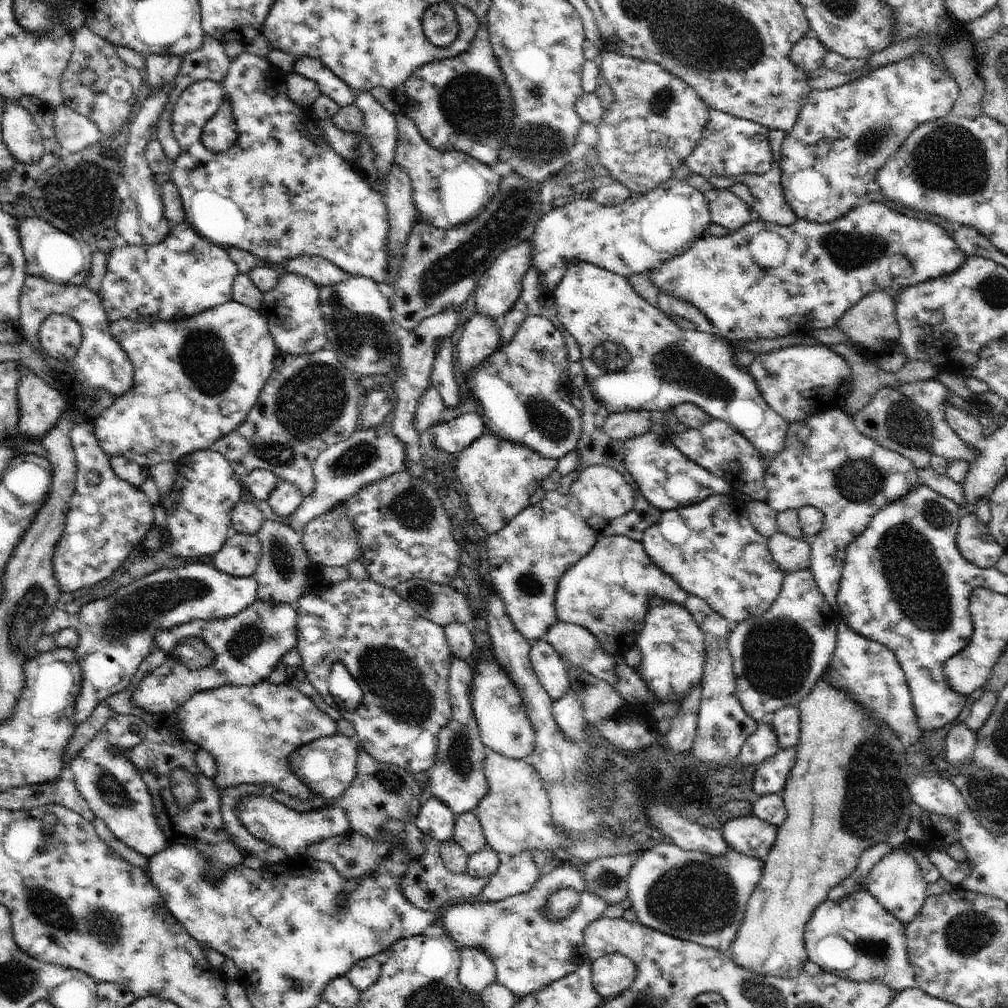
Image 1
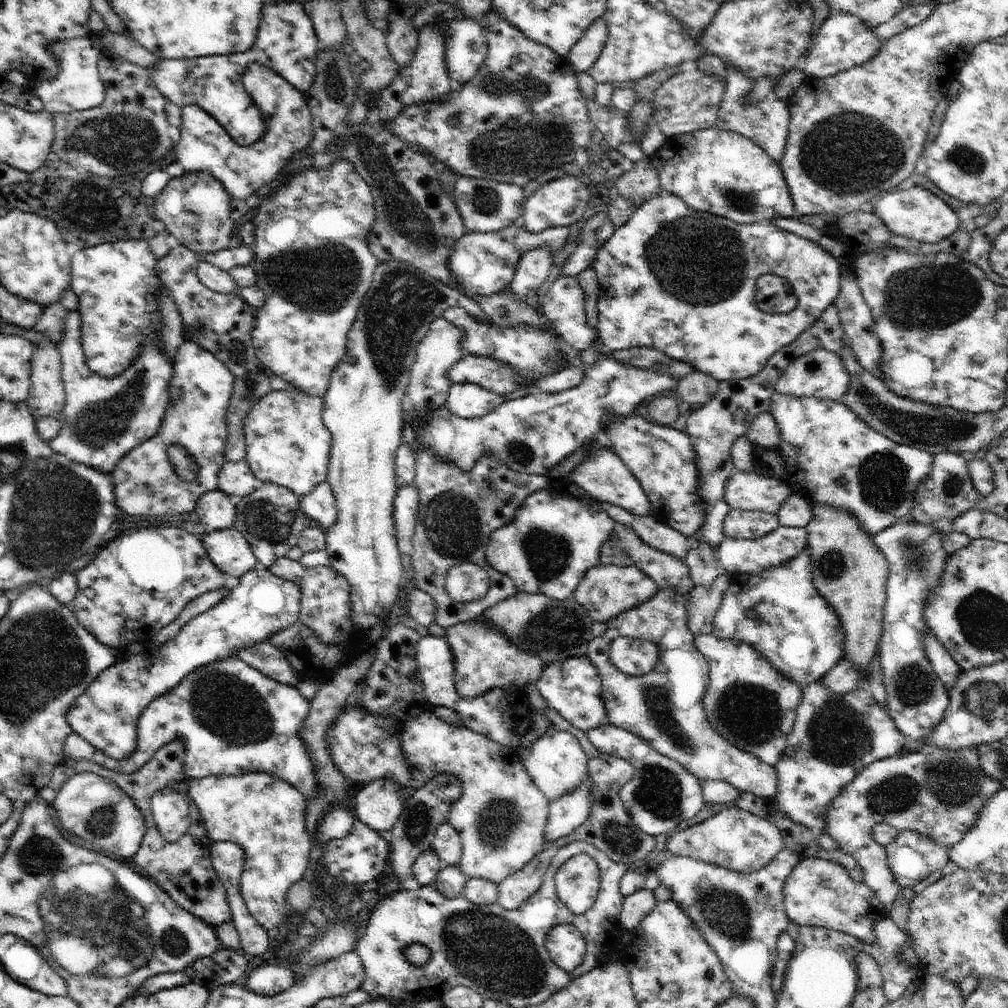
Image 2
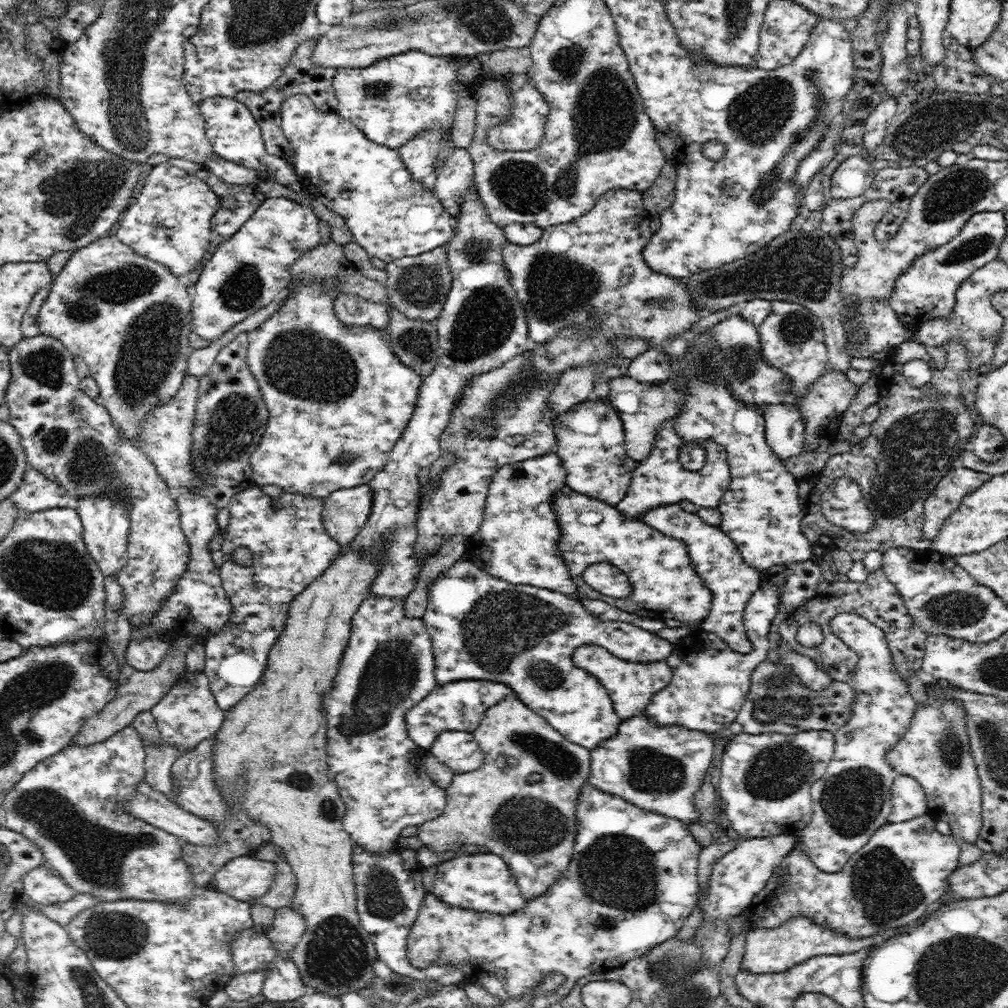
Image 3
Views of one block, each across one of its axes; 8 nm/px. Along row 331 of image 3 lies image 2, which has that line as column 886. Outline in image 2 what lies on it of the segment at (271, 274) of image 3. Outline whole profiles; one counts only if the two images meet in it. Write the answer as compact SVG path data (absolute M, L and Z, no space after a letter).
M920 185L888 193L879 197L874 205L873 213L882 218L892 234L922 243L938 244L948 236L952 236L960 224L956 212L942 198L938 198L936 194Z

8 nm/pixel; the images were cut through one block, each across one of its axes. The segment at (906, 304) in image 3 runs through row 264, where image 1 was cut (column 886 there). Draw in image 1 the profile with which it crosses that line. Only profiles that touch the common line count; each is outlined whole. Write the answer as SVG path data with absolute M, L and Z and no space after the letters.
M860 891L842 900L826 899L812 913L812 918L805 926L805 948L809 960L816 962L821 970L838 975L854 982L872 982L880 980L888 988L902 992L916 987L914 968L910 966L906 948L906 926L886 912L870 892Z

